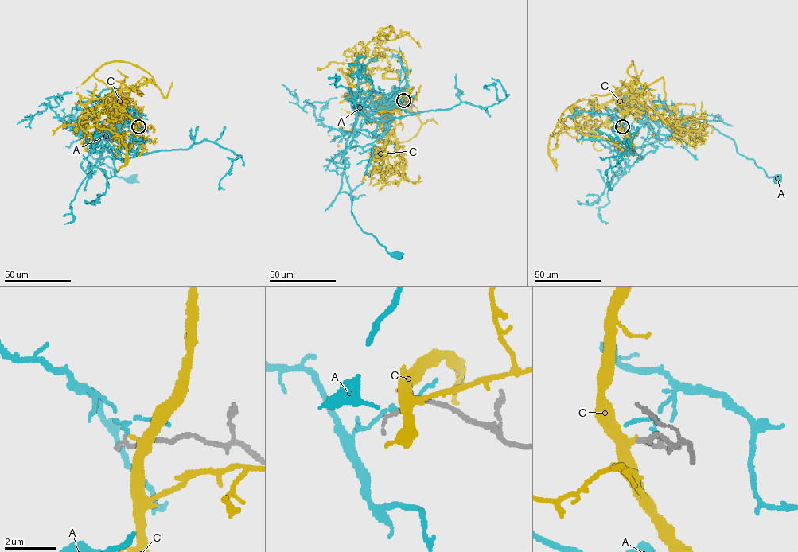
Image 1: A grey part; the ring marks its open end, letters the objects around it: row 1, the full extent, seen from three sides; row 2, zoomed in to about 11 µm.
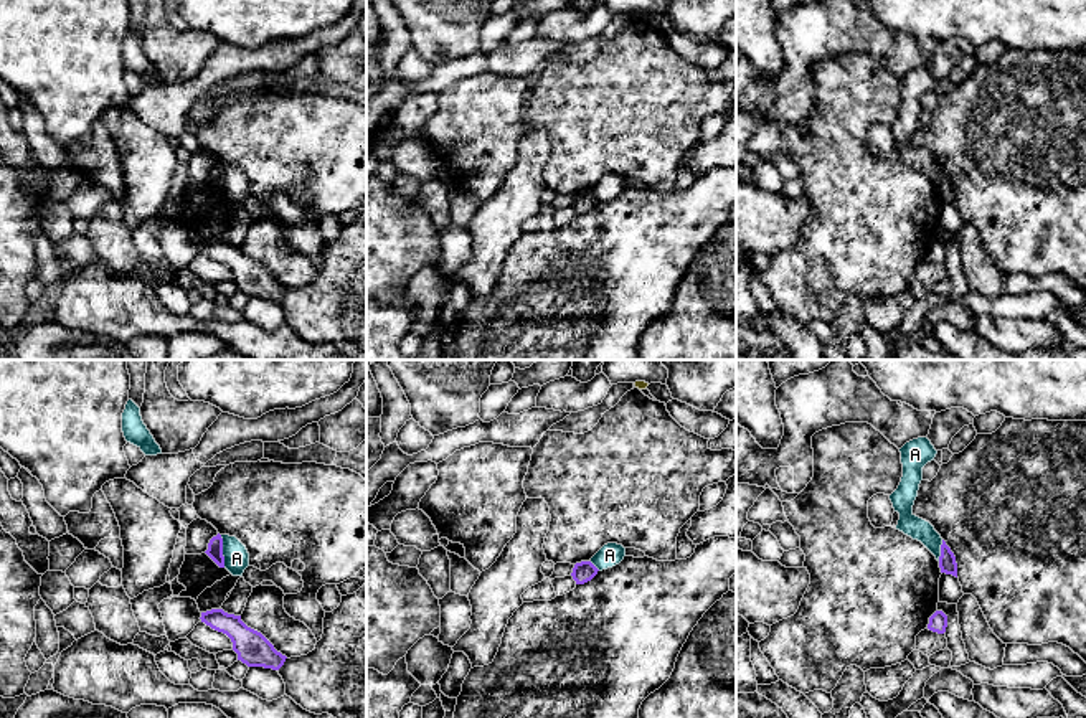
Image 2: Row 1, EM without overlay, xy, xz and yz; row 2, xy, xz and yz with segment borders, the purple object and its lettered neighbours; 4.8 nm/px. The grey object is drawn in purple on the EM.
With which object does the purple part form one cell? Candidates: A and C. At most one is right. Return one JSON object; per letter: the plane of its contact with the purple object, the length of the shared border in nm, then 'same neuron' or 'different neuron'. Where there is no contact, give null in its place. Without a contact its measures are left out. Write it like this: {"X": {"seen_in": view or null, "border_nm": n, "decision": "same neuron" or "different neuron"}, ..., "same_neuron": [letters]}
{"A": {"seen_in": "xy", "border_nm": 160, "decision": "different neuron"}, "C": {"seen_in": null, "decision": "same neuron"}, "same_neuron": ["C"]}

